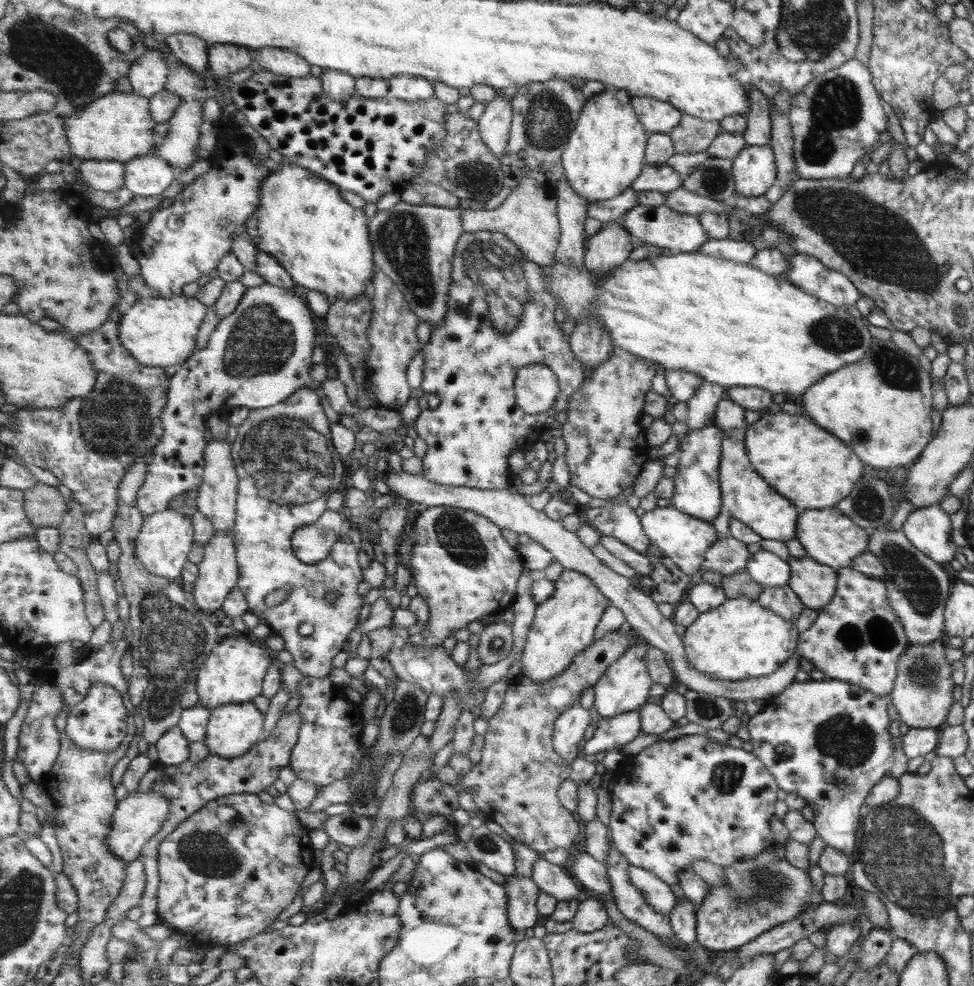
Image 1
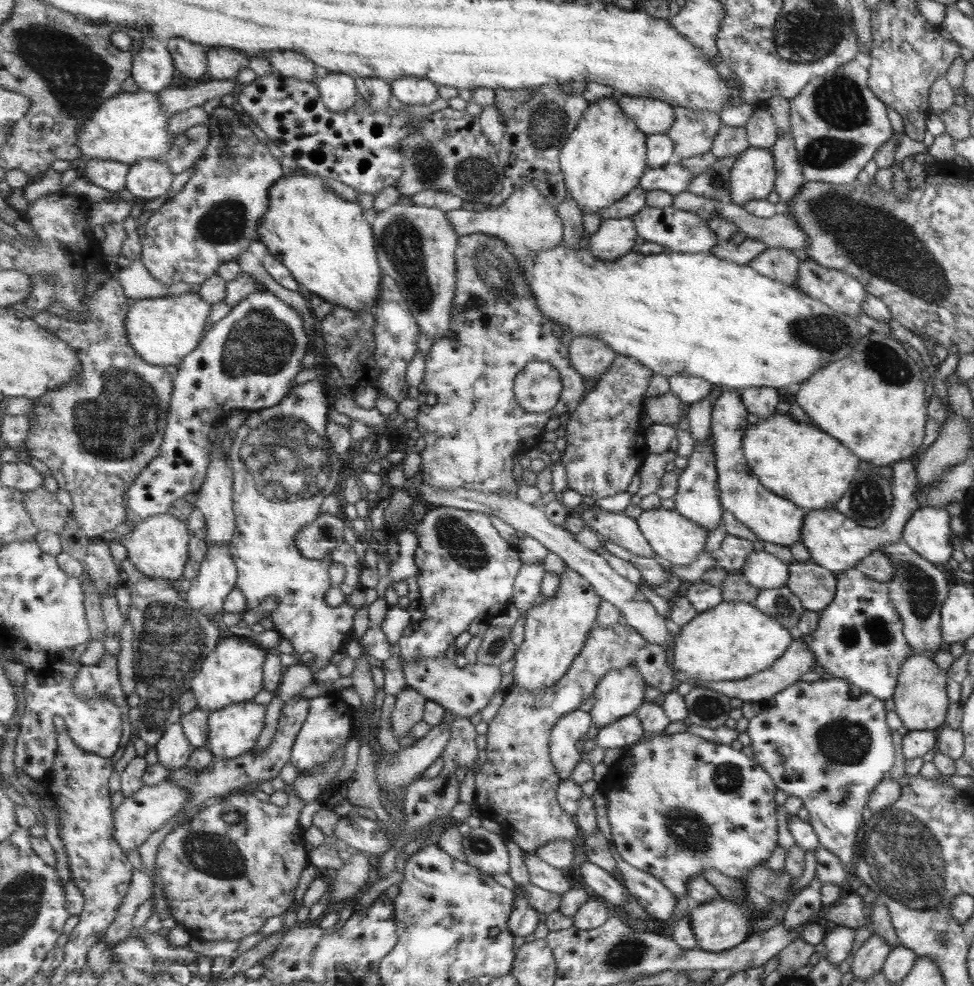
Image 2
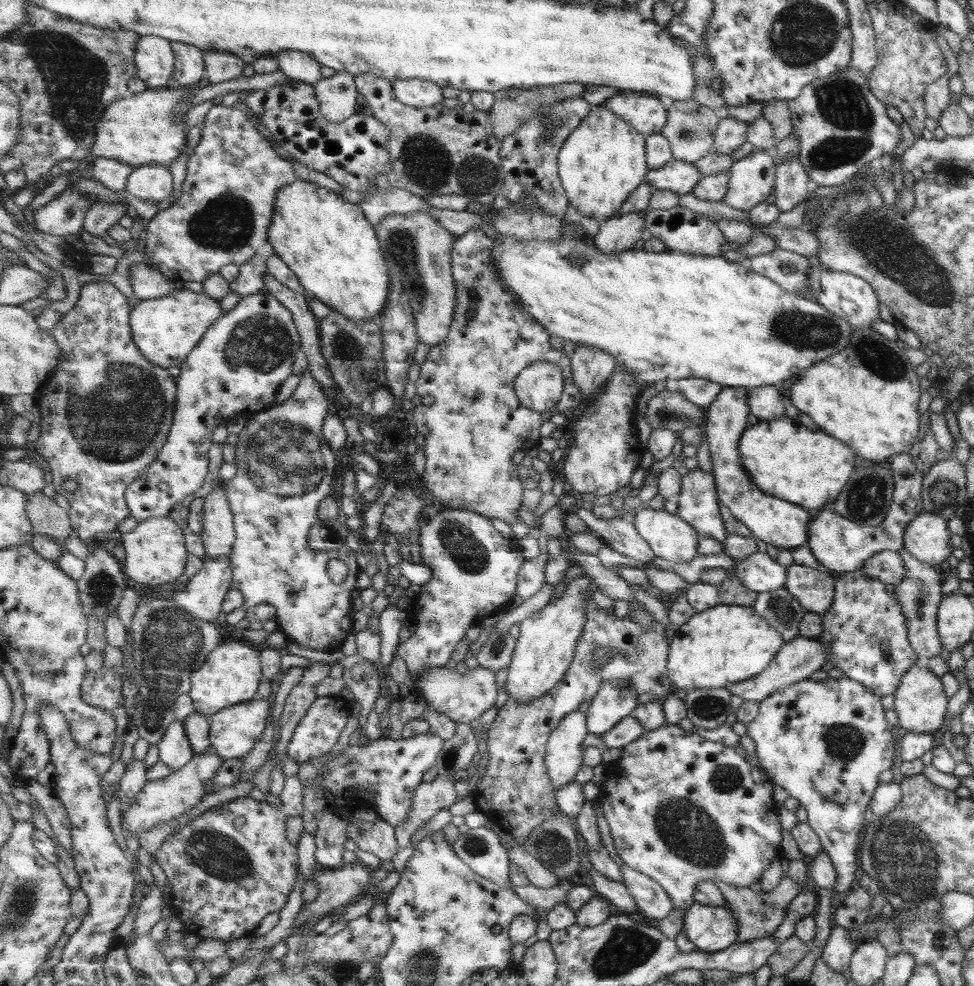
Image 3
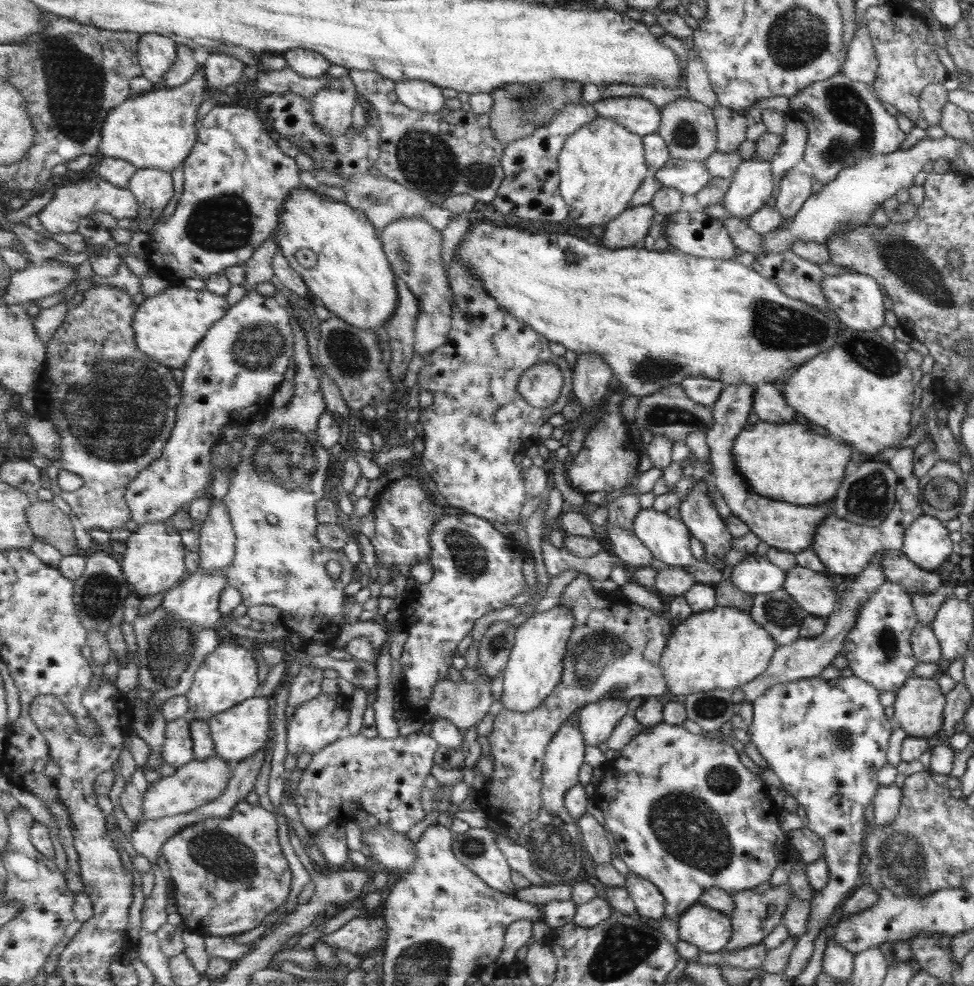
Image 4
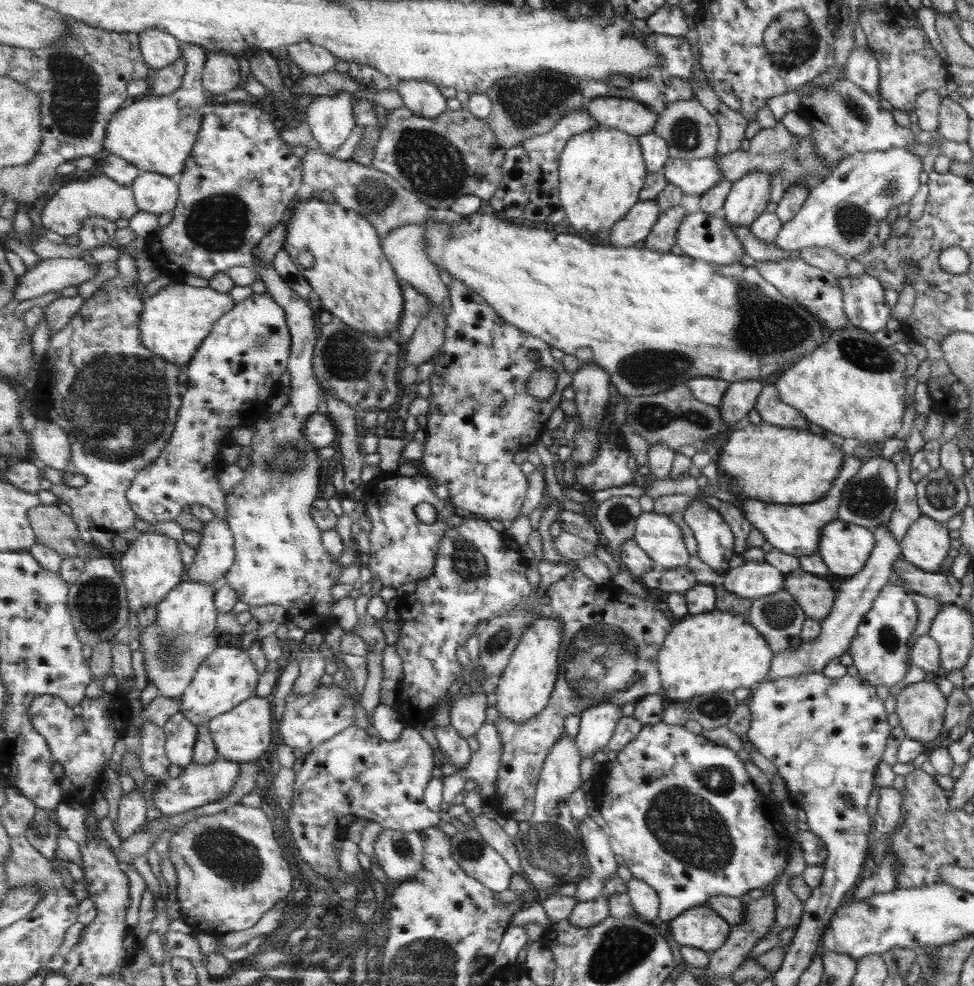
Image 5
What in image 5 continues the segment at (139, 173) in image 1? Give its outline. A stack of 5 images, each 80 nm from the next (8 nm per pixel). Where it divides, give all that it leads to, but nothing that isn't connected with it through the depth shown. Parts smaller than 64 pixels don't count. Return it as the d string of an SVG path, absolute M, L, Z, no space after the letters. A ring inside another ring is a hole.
M141 171L132 185L141 210L159 216L171 212L180 197L180 182L157 172Z

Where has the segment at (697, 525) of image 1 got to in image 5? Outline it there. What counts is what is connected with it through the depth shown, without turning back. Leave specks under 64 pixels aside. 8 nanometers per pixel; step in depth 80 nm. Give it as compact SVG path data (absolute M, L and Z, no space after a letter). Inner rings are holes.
M643 511L636 525L635 542L662 570L685 567L691 562L683 530L669 516Z

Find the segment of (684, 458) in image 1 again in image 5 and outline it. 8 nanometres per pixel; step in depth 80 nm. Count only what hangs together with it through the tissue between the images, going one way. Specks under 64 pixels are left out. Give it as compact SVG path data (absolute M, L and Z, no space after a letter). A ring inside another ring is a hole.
M699 497L683 512L683 518L697 542L697 558L719 576L725 574L735 553L735 540L728 524Z

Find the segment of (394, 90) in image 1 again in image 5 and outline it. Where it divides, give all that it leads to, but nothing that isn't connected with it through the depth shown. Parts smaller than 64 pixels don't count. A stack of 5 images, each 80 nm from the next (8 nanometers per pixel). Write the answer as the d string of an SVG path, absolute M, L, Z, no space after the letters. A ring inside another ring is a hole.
M423 80L397 81L395 90L400 94L404 107L414 114L437 118L449 109L447 98L432 82Z

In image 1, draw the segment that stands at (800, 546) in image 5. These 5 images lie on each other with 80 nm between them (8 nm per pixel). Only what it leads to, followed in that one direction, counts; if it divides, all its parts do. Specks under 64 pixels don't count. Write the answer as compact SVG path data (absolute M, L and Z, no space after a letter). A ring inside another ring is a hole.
M723 398L717 403L713 424L722 432L721 460L720 460L720 487L722 504L727 514L735 520L744 523L760 539L775 540L782 543L795 540L795 524L800 510L793 506L783 496L775 494L773 488L751 468L747 450L743 446L748 424L743 419L744 409Z

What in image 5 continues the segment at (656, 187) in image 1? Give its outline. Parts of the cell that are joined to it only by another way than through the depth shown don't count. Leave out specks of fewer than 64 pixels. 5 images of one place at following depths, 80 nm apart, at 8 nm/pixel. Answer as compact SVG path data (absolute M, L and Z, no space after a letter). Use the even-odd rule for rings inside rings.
M717 153L688 161L671 157L662 173L670 184L683 189L687 195L701 196L723 180L714 161L716 156Z

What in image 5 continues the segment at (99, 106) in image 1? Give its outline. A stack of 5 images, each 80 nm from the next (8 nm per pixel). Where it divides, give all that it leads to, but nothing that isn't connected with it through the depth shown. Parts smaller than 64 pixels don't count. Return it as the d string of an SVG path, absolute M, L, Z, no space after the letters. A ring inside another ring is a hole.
M191 43L182 44L182 55L187 60L187 75L181 89L169 96L146 94L119 110L111 117L104 148L118 154L141 171L157 172L178 179L192 156L204 116L211 112L212 100L205 90L203 74L208 50Z

